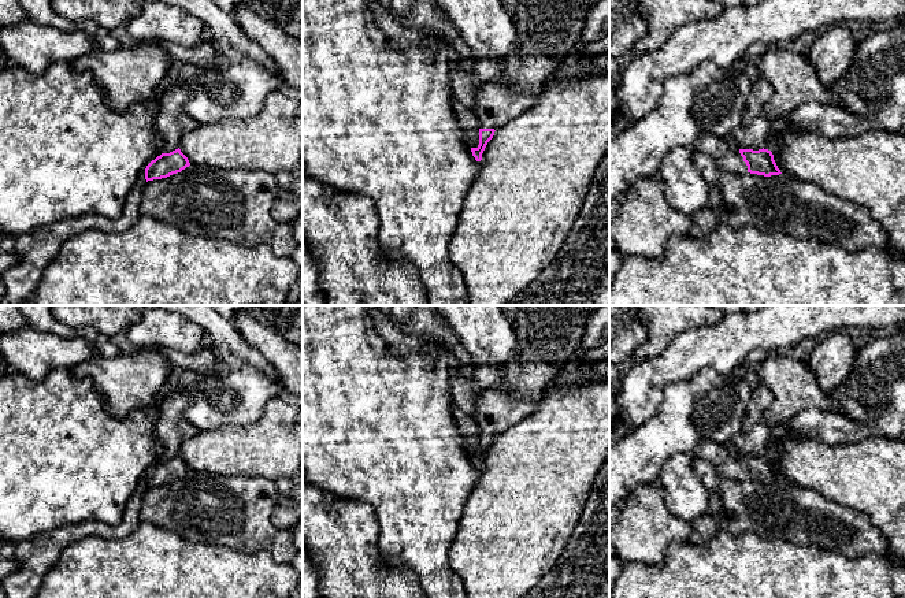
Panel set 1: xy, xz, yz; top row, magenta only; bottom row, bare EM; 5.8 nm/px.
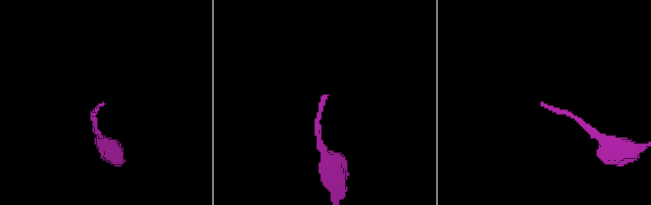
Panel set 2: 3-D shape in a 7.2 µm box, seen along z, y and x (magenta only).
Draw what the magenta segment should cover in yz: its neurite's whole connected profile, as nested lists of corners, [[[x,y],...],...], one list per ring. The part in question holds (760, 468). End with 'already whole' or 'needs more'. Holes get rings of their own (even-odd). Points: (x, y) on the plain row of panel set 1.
[[[701,442],[694,447],[691,456],[711,461],[720,476],[730,479],[750,479],[764,483],[782,480],[771,457],[764,454],[759,457],[739,456],[730,442],[724,445]]] | needs more

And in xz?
[[[500,305],[511,319],[518,338],[516,356],[505,365],[500,387],[482,389],[472,415],[479,435],[479,452],[471,454],[476,468],[494,438],[512,424],[530,416],[538,406],[545,390],[576,354],[590,315],[602,305]]] | needs more

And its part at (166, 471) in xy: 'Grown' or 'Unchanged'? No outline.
Unchanged

